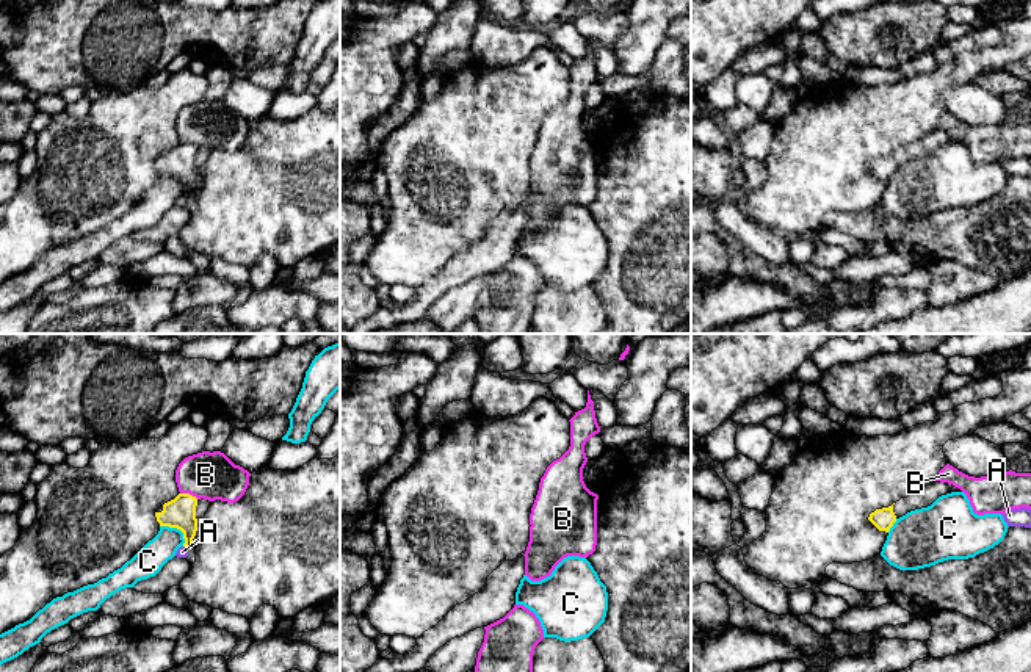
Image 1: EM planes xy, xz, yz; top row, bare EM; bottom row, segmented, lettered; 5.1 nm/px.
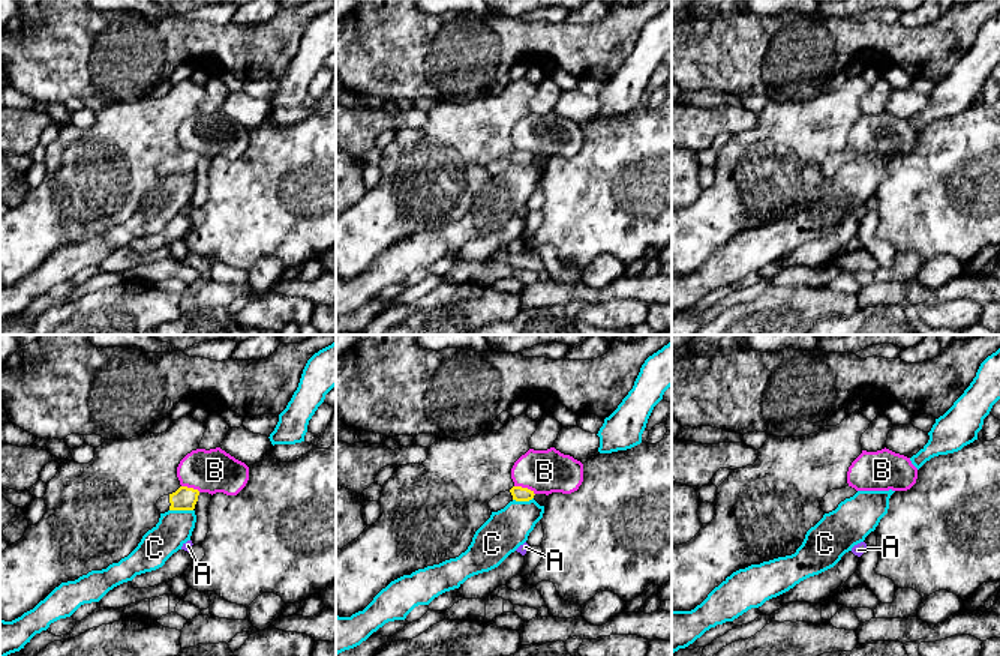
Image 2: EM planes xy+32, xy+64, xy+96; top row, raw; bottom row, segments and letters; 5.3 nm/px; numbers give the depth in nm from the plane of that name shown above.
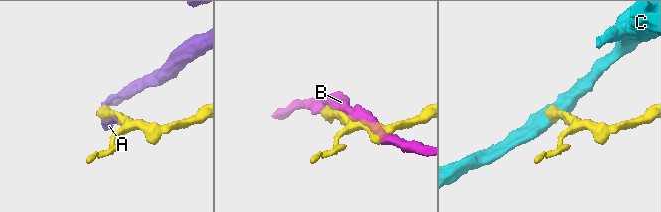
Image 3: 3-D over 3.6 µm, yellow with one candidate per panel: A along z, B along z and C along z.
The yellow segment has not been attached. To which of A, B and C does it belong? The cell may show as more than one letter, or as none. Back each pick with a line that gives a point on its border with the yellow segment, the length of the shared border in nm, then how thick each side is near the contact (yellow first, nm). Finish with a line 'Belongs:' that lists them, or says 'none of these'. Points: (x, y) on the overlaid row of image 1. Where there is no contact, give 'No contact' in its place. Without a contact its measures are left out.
Belongs: none of these

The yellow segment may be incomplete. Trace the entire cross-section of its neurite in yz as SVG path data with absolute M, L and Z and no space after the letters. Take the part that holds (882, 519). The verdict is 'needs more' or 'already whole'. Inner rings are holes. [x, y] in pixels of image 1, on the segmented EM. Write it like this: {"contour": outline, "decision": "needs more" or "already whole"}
{"contour": "M935 481L921 490L913 492L907 498L901 498L895 504L876 509L870 514L868 520L879 529L888 533L893 523L910 511L931 506L939 497L962 492L948 482Z", "decision": "needs more"}

